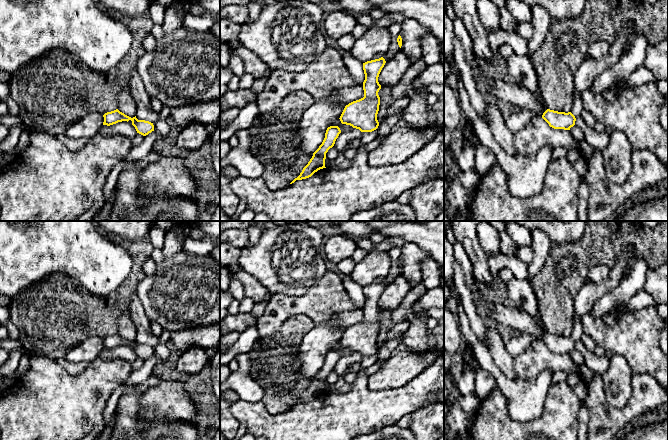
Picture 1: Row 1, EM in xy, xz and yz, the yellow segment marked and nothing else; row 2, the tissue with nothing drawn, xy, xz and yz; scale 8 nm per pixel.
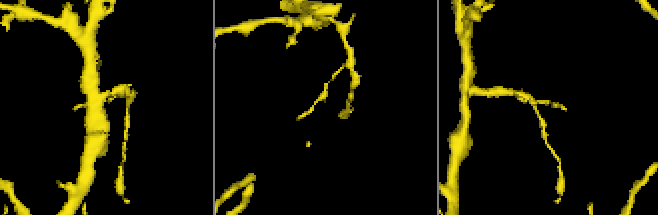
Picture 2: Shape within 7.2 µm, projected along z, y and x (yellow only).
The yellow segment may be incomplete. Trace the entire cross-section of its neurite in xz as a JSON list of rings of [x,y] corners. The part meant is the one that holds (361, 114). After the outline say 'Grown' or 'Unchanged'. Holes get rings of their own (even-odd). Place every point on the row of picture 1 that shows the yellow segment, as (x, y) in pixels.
[[[383,57],[363,63],[365,80],[363,82],[364,97],[345,106],[340,121],[361,132],[372,132],[379,126],[377,114],[381,85],[378,82],[379,74],[386,61]]]. Unchanged

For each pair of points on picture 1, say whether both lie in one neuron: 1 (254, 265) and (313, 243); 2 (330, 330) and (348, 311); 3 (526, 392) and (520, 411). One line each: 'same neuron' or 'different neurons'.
1: same neuron
2: different neurons
3: same neuron

